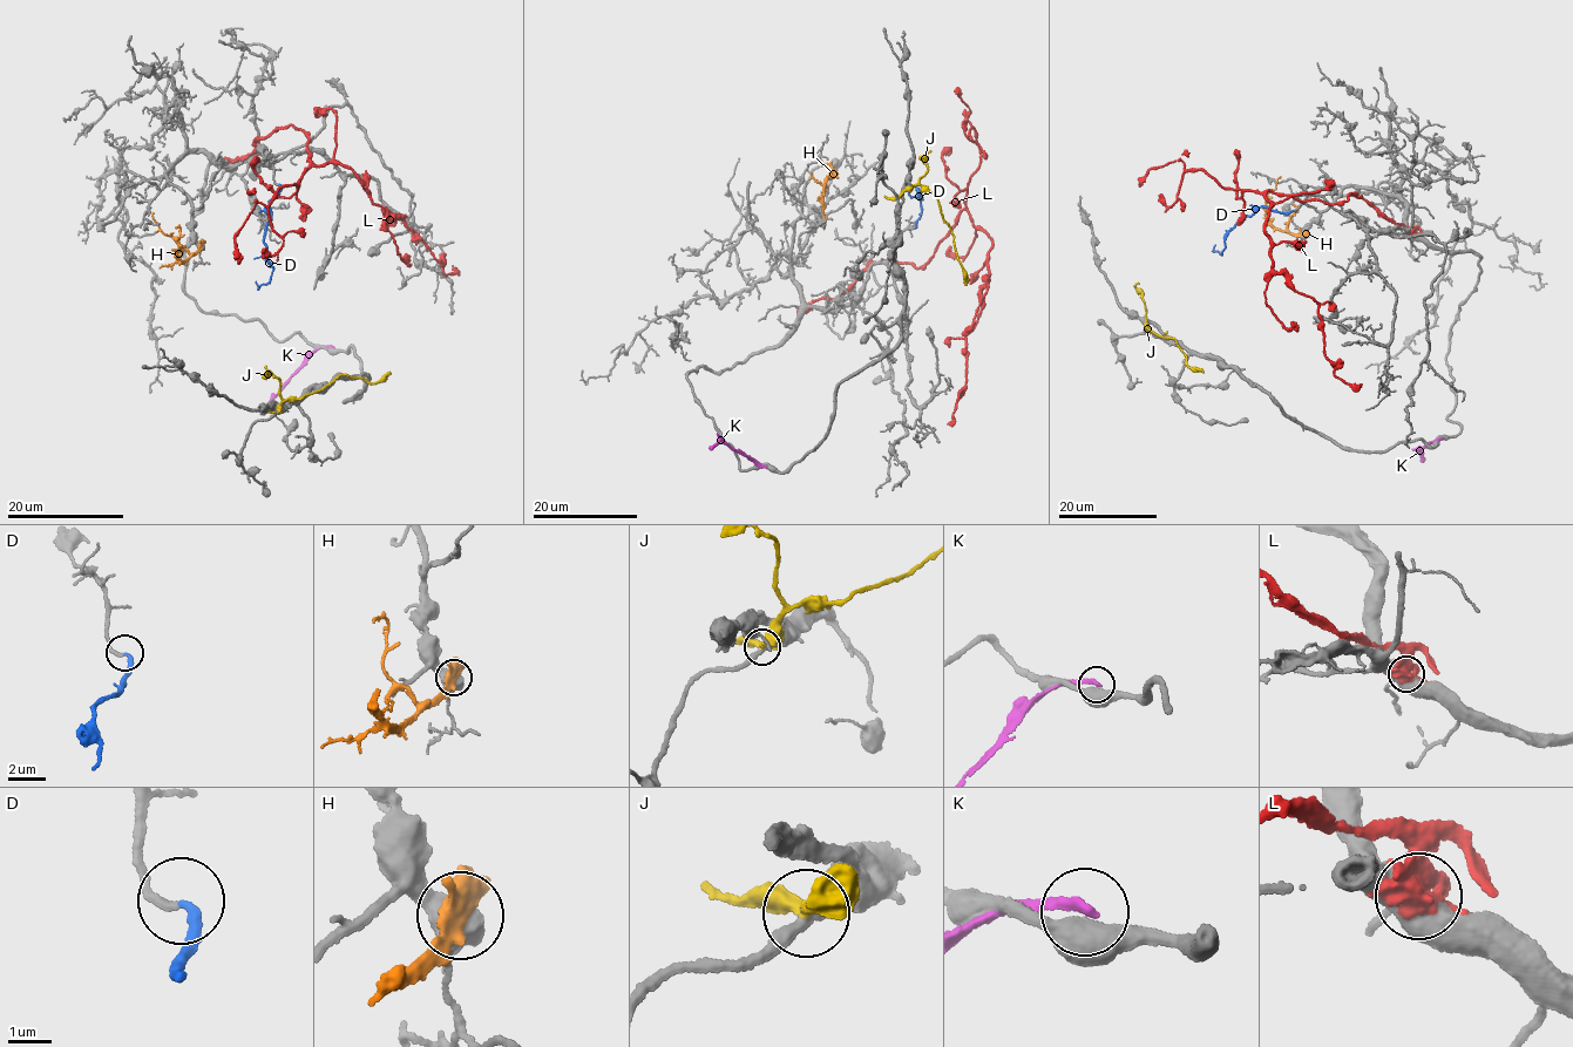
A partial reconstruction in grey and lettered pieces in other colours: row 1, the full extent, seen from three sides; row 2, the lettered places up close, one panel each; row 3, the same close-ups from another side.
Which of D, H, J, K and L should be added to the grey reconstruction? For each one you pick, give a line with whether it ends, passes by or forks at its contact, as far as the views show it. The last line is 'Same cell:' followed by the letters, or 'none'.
D: it ends
Same cell: D

